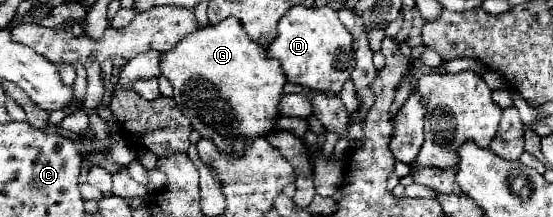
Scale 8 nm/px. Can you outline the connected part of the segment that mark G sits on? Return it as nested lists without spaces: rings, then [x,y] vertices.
[[[233,17],[189,33],[175,49],[163,53],[161,73],[171,81],[173,99],[183,115],[189,117],[193,131],[197,131],[203,139],[211,139],[221,153],[229,153],[231,149],[227,149],[227,145],[233,145],[235,139],[267,137],[281,131],[275,127],[275,121],[281,117],[279,101],[283,99],[283,85],[287,83],[287,77],[281,71],[281,63],[269,59],[265,49],[251,41],[241,29],[241,23]]]

